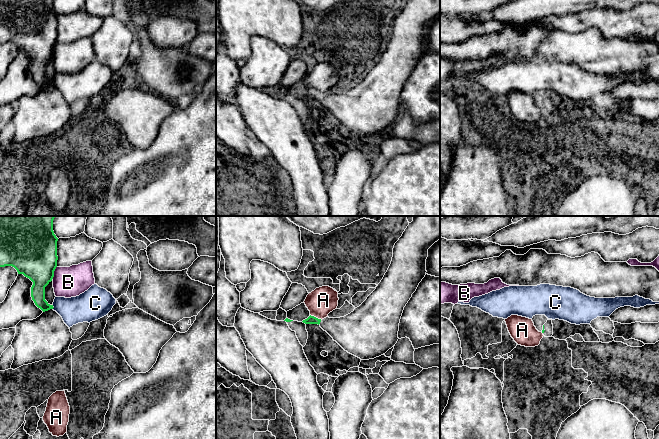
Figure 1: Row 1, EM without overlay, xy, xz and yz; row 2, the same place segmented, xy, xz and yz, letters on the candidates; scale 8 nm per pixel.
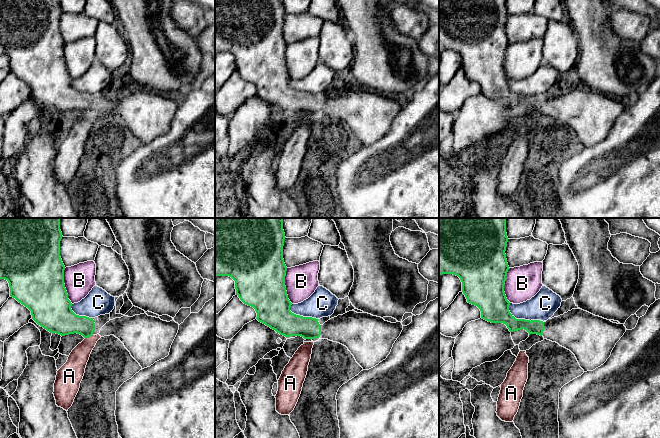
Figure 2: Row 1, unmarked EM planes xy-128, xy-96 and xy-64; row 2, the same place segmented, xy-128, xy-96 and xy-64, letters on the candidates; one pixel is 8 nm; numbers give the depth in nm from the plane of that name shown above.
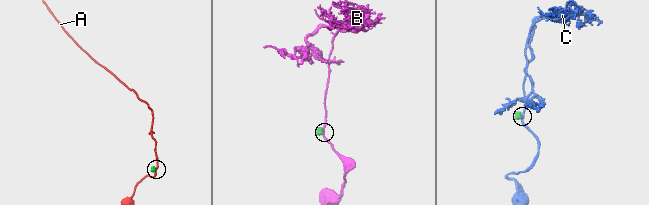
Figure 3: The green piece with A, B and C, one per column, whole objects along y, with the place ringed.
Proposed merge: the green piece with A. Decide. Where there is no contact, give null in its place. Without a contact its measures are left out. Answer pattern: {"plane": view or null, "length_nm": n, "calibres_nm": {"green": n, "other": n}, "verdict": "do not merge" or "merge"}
{"plane": "xz", "length_nm": 100, "calibres_nm": {"green": 60, "other": 220}, "verdict": "do not merge"}

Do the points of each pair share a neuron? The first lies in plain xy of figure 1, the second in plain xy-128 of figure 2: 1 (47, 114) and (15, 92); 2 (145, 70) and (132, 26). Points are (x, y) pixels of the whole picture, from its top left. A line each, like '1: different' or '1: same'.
1: different
2: same

